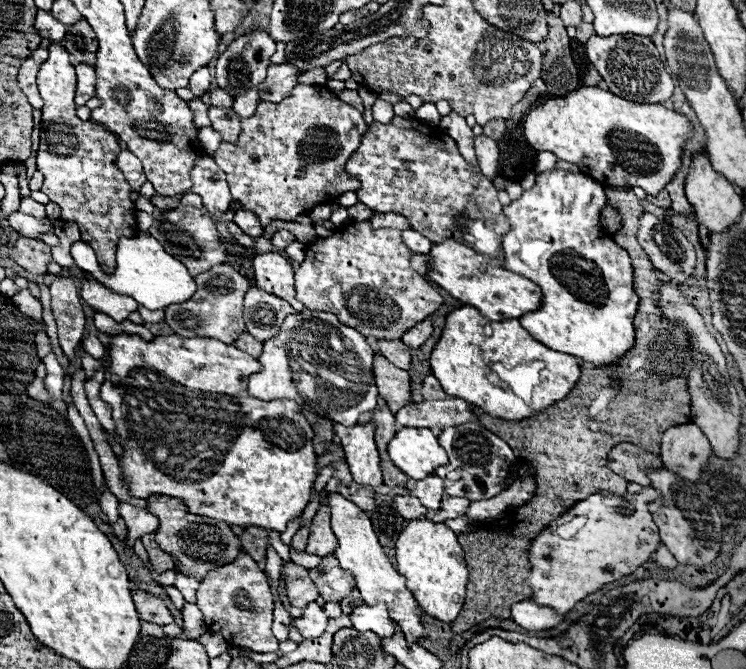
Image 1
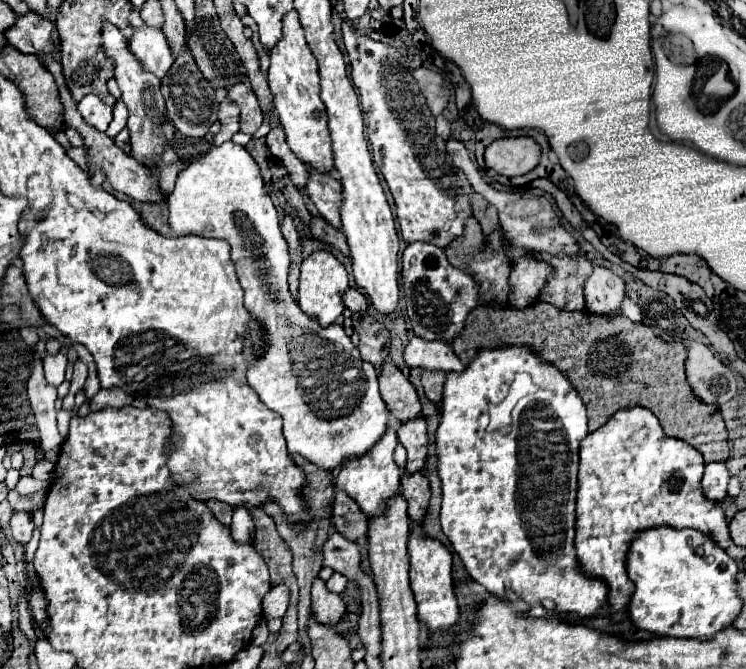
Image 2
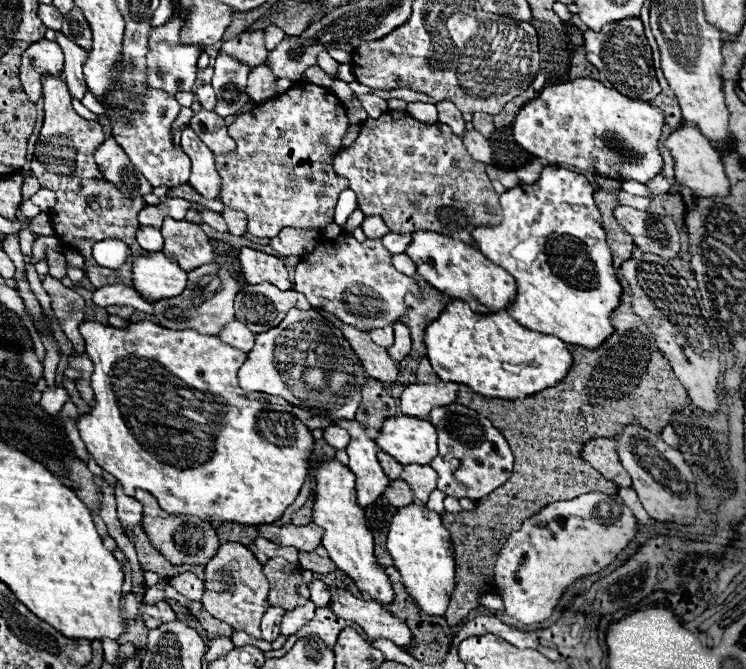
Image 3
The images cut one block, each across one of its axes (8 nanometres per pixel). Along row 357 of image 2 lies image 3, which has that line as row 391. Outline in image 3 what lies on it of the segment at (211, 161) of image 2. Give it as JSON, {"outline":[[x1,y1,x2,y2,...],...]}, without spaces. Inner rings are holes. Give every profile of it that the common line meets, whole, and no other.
{"outline":[[292,310,286,314,282,324,268,332,256,334,256,344,246,354,246,362,238,370,238,380,244,392,266,392,272,396,280,396,300,408,324,408,332,412,332,416,336,414,336,418,354,420,354,412,362,398,360,390,366,382,366,374,358,356,352,352,342,332,334,328,334,324,330,324,314,310],[310,364,332,364,322,380,314,384,316,388,308,388,302,378,304,370,308,368,316,370,318,376,322,374,320,368]]}

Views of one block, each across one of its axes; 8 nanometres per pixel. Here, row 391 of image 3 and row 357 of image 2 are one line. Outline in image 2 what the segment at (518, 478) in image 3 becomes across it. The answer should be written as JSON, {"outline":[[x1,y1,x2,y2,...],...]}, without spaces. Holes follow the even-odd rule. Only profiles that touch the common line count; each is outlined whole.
{"outline":[[536,302,524,310,478,306,468,314,464,330,452,340,452,348,464,364,474,358,478,348,504,344,526,344,538,352,542,360,564,370,588,410,590,432,602,426,602,422,620,408,644,406,658,416,668,436,694,446,704,456,706,464,724,462,728,458,728,430,720,408,700,402,684,376,684,342,664,342,654,336,648,326,632,322,626,316,600,316,586,310,566,312,548,302],[568,338,576,338,576,342,568,346]]}

